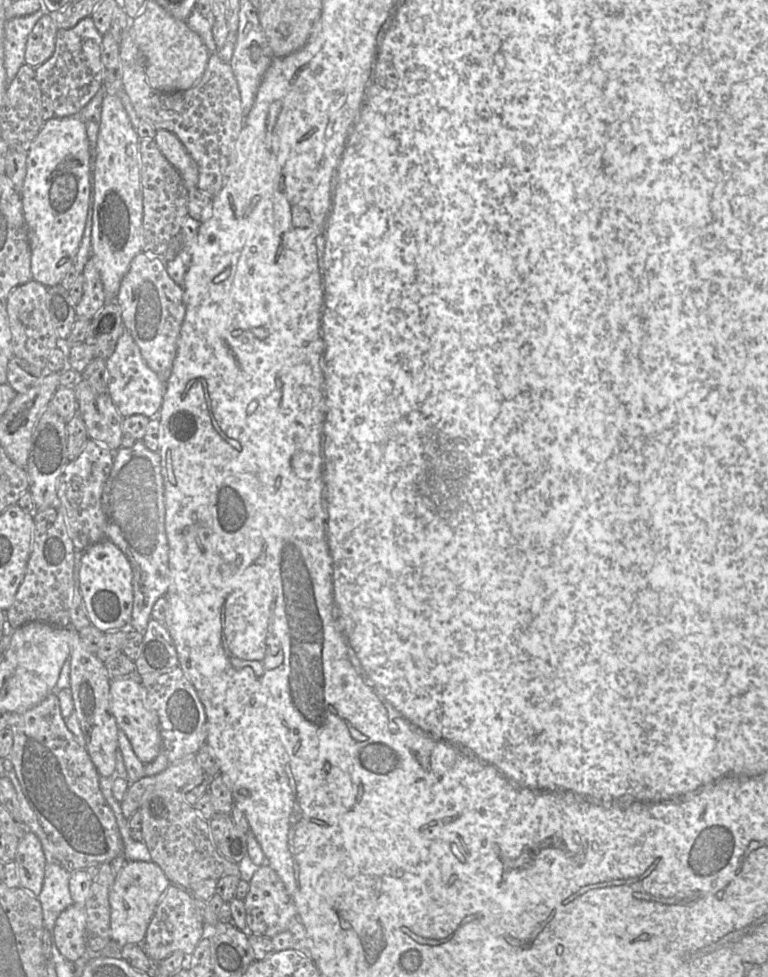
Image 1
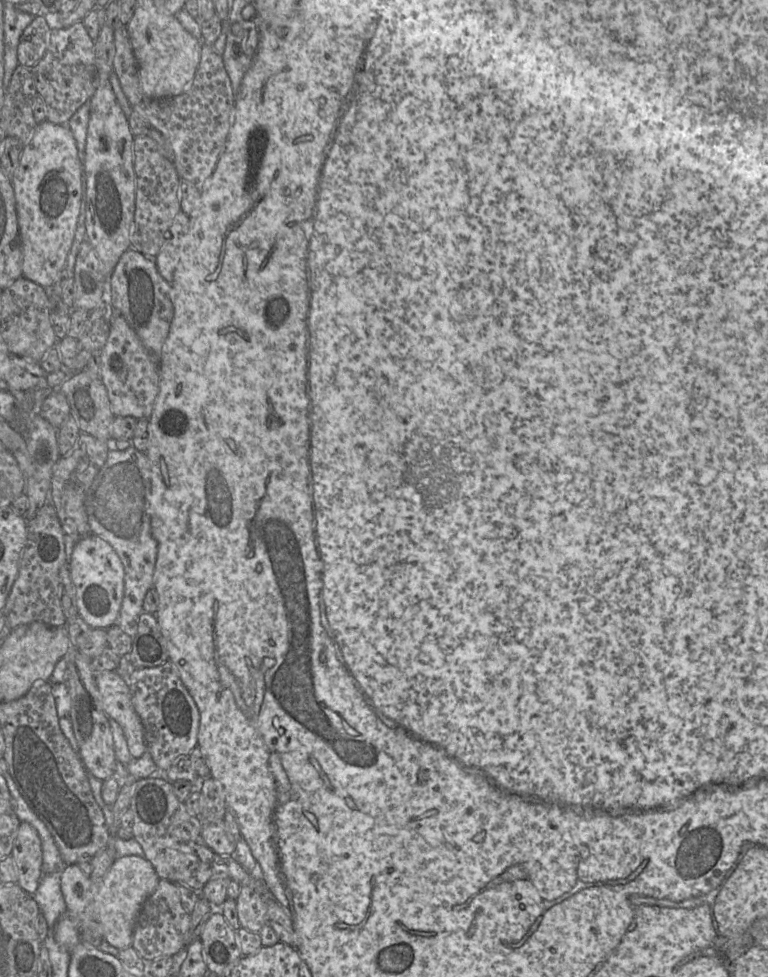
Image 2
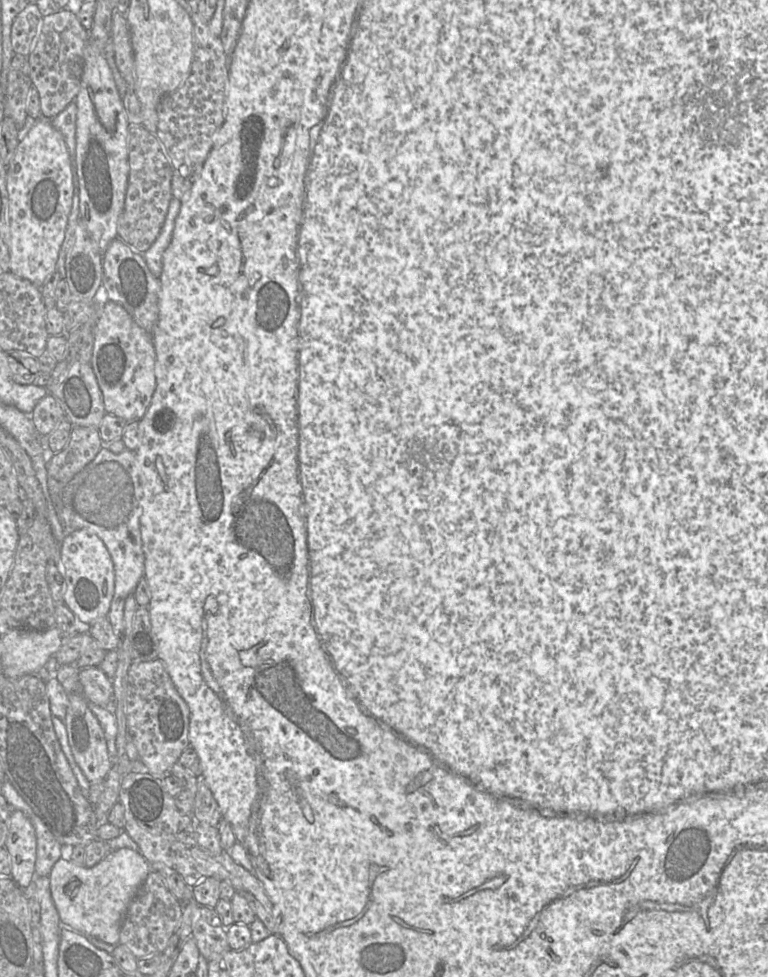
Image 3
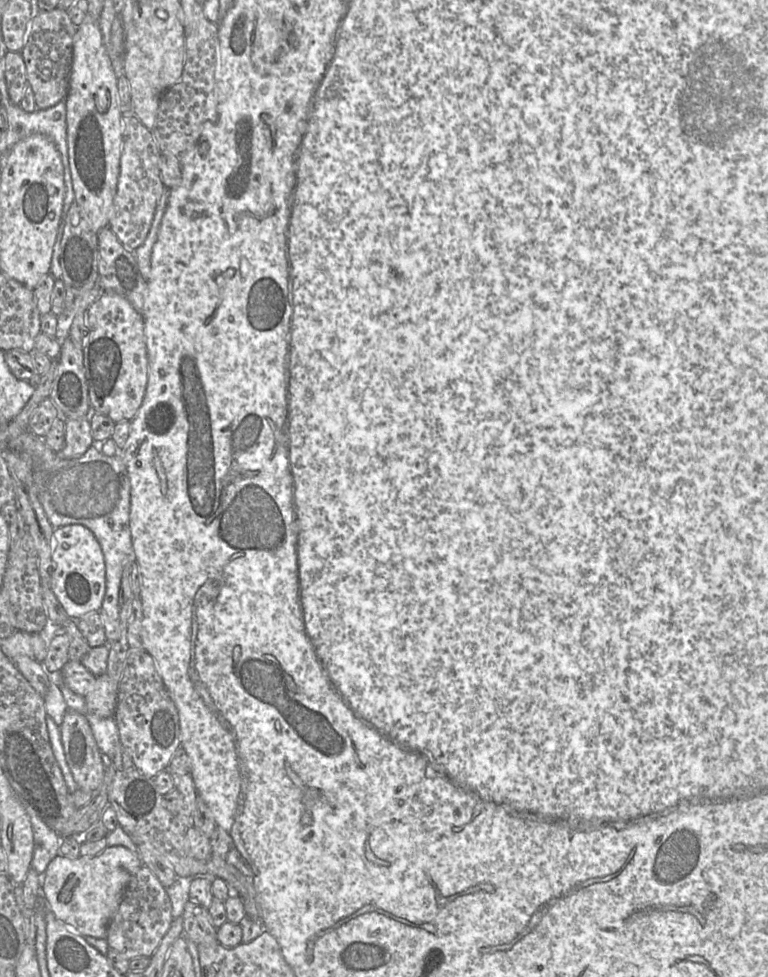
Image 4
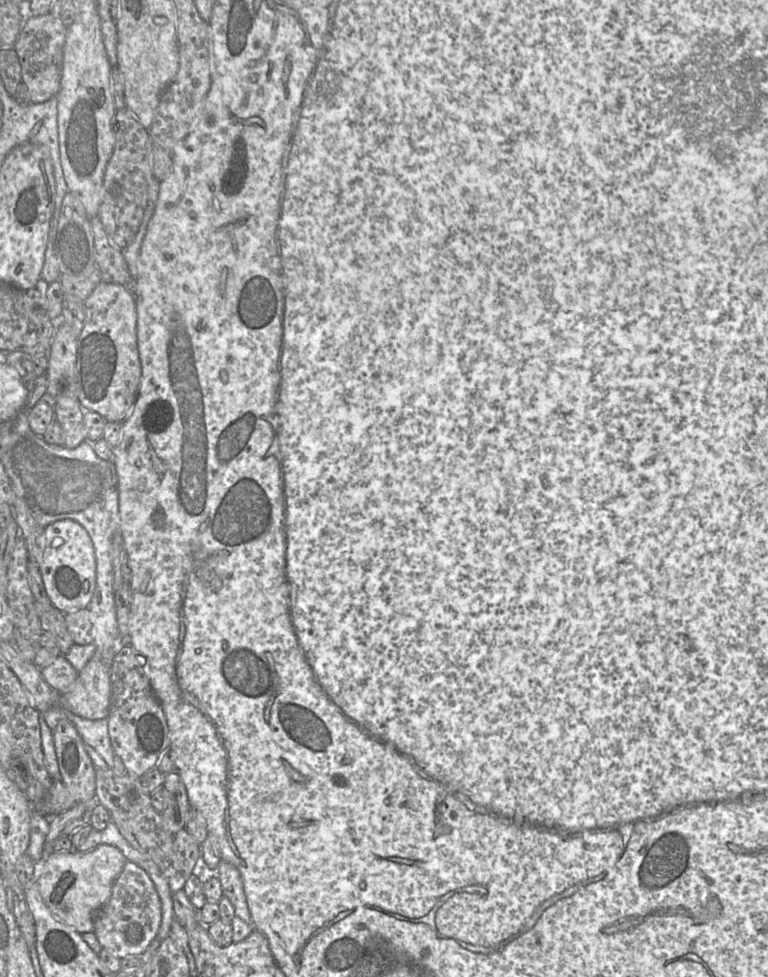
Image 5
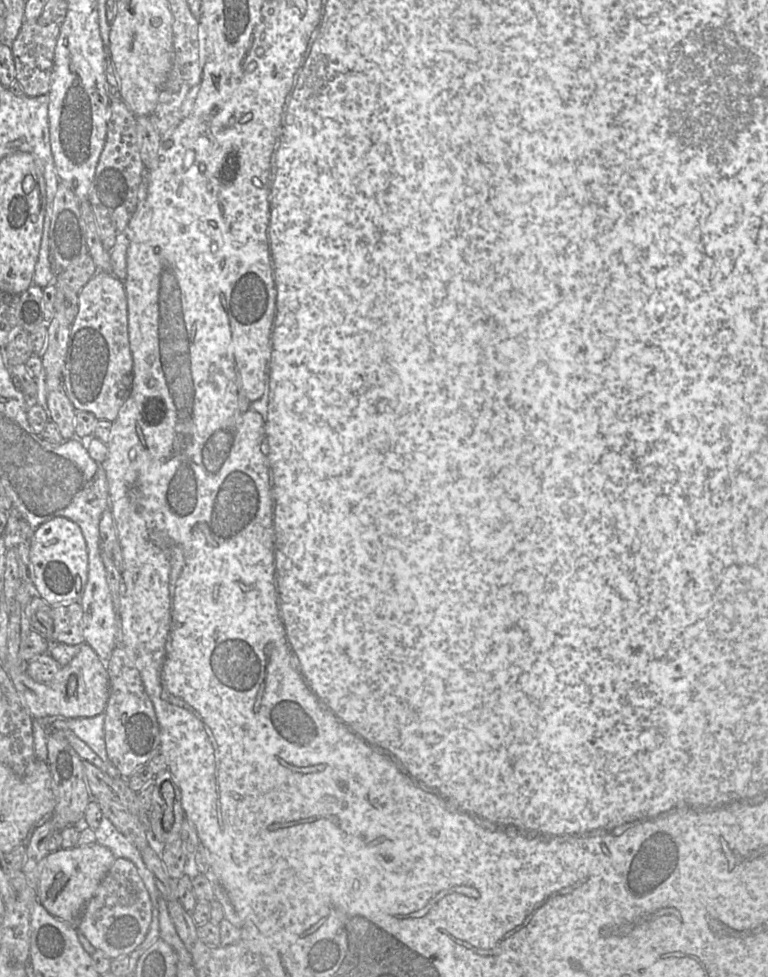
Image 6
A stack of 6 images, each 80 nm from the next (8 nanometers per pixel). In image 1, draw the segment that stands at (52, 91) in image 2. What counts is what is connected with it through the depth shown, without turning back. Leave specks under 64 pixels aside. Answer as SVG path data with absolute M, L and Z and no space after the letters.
M91 17L82 19L73 28L58 30L53 55L35 68L42 94L52 101L54 117L77 115L103 87L102 39L103 35L98 32Z

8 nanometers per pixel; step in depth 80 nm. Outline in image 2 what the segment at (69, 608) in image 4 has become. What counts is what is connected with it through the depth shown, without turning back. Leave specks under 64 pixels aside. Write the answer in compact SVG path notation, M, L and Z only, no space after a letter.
M88 534L79 539L68 558L79 616L90 626L107 629L115 625L124 597L124 566L114 548L103 538Z

